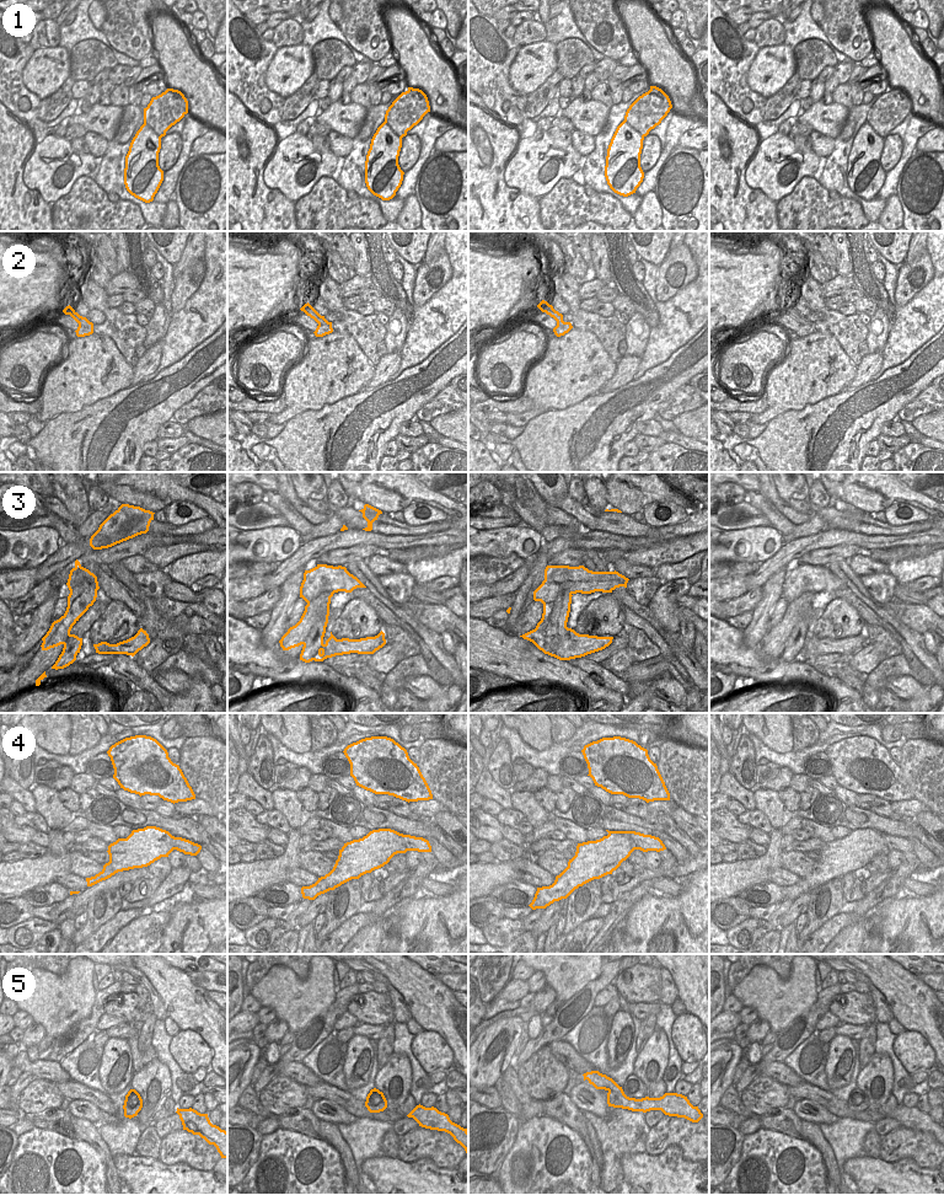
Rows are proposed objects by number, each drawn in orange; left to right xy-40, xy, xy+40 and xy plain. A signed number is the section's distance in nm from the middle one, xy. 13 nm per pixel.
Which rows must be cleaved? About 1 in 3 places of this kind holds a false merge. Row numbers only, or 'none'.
2, 3, 4, 5

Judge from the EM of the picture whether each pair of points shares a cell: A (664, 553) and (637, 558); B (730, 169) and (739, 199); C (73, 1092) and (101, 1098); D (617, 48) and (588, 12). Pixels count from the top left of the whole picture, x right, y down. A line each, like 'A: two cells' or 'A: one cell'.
A: one cell
B: one cell
C: one cell
D: one cell

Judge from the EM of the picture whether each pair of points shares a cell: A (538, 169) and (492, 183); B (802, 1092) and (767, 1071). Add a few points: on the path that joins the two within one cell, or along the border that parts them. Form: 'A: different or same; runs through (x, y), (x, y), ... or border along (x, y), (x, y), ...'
A: different; border along (514, 153), (505, 166), (504, 182), (529, 196)
B: different; border along (803, 1082), (788, 1086)

